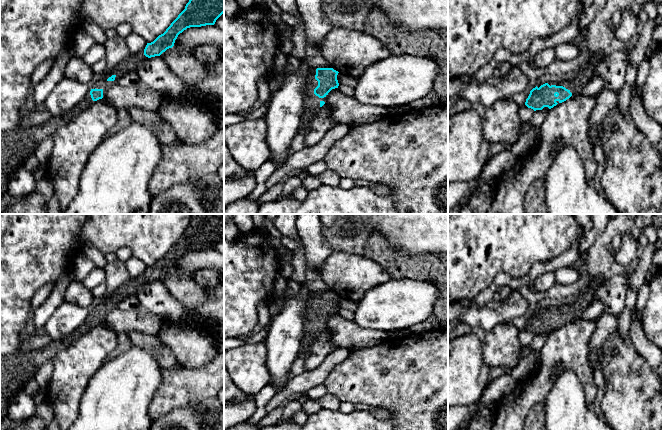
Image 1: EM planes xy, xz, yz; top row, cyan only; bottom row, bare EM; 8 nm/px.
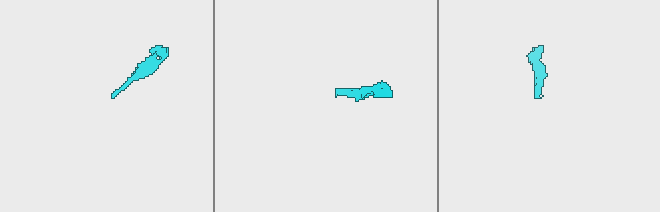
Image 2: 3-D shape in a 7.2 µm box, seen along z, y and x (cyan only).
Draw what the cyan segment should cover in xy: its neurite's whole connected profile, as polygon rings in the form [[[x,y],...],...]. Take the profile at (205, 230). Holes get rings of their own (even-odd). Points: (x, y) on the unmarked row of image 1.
[[[192,214],[185,233],[171,247],[166,255],[153,266],[147,267],[144,279],[148,282],[160,280],[174,270],[178,259],[190,251],[214,249],[224,237],[223,214]]]

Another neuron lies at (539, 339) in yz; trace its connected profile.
[[[536,334],[533,337],[532,343],[530,344],[533,352],[538,352],[543,347],[545,341],[547,340],[548,334]]]

